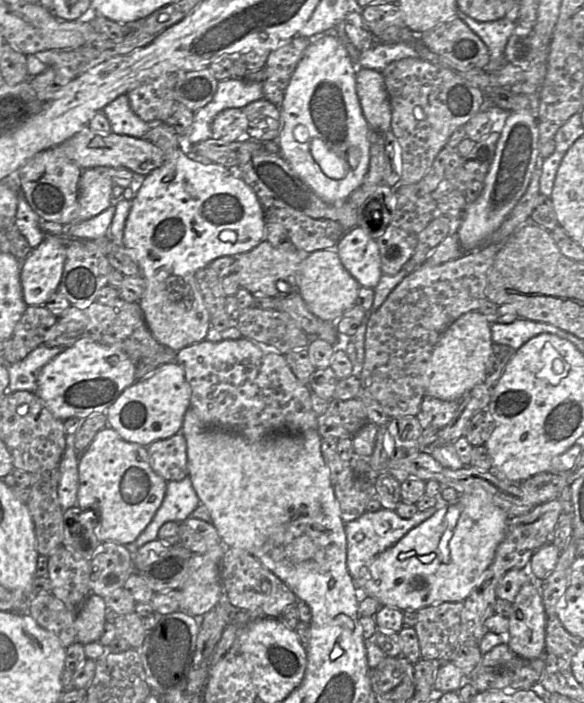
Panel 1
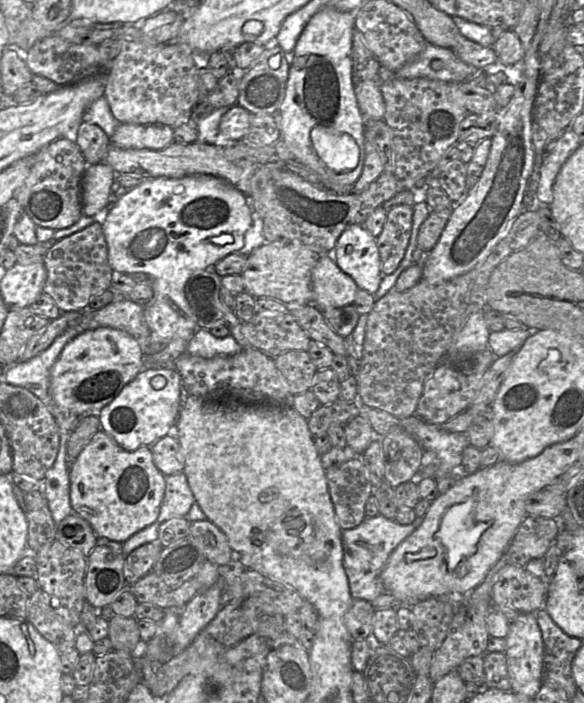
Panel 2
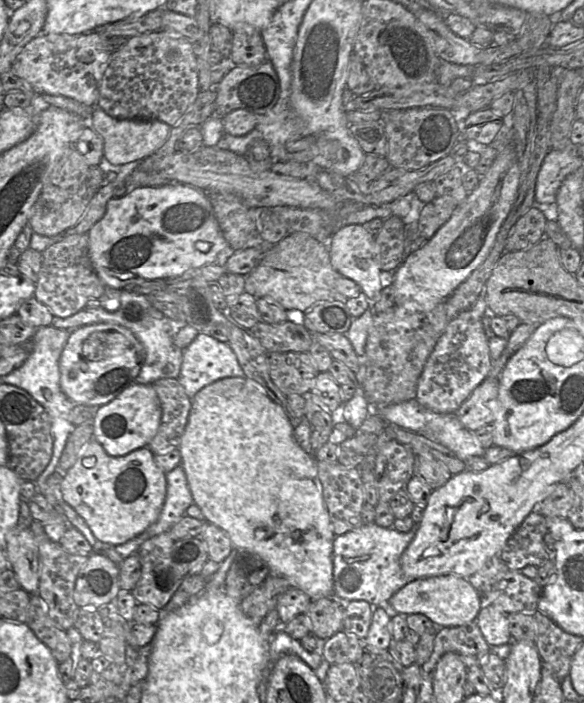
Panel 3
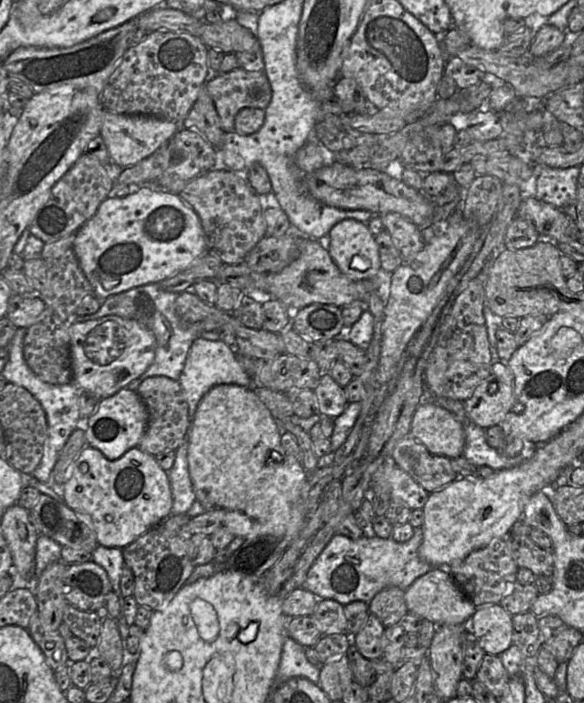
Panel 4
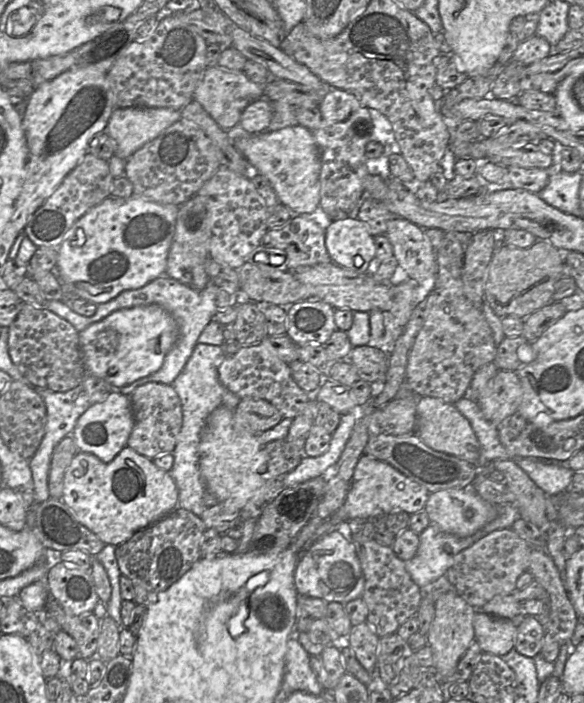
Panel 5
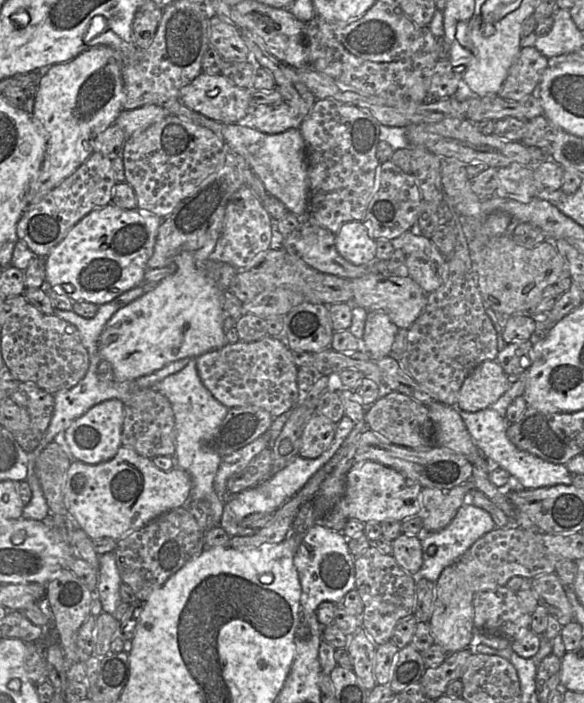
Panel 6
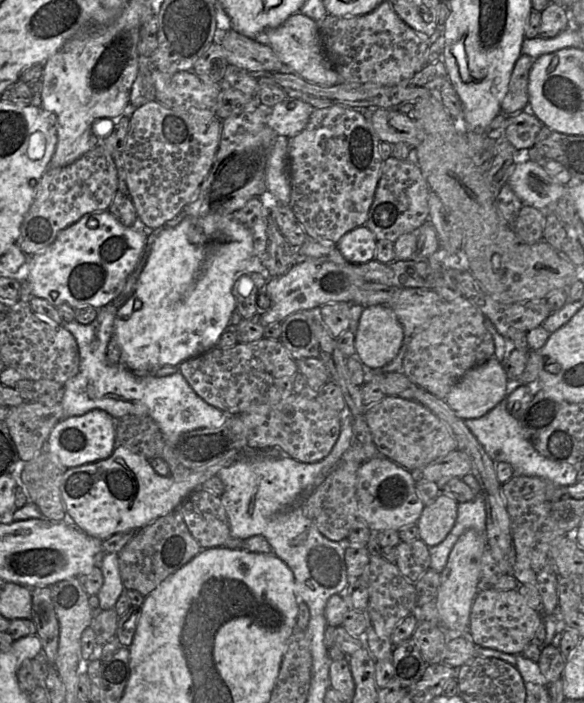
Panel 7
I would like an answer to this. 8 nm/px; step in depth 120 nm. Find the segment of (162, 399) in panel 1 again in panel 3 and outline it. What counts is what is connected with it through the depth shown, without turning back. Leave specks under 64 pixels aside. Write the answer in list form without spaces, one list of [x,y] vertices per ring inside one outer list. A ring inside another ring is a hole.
[[[133,382],[112,401],[95,409],[93,438],[110,456],[124,456],[149,445],[158,431],[161,417],[161,403],[153,385]]]

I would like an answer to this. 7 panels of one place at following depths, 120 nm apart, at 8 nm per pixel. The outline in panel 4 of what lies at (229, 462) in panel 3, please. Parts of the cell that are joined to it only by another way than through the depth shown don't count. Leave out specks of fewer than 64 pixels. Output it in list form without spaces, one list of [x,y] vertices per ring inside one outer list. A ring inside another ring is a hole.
[[[236,384],[212,387],[197,406],[187,439],[189,473],[196,500],[207,512],[216,514],[223,526],[235,536],[273,535],[283,538],[288,544],[297,538],[305,524],[302,505],[297,502],[308,473],[299,461],[283,450],[278,422],[253,390]]]

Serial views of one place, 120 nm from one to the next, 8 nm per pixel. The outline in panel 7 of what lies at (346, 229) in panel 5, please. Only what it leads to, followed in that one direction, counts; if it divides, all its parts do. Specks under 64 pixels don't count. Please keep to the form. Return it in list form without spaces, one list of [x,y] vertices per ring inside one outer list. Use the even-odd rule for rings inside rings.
[[[362,225],[344,234],[336,245],[347,262],[364,264],[374,259],[376,242],[371,230]]]

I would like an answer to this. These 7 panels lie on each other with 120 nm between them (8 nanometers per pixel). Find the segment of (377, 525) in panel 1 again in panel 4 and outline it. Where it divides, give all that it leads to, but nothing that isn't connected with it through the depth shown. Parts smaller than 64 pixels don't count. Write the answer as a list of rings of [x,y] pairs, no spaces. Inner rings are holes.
[[[422,527],[415,528],[413,537],[403,543],[375,535],[353,540],[335,534],[316,558],[299,588],[310,591],[318,599],[332,599],[343,606],[353,601],[369,604],[378,592],[387,587],[406,590],[415,580],[434,568],[419,556],[422,541]]]

